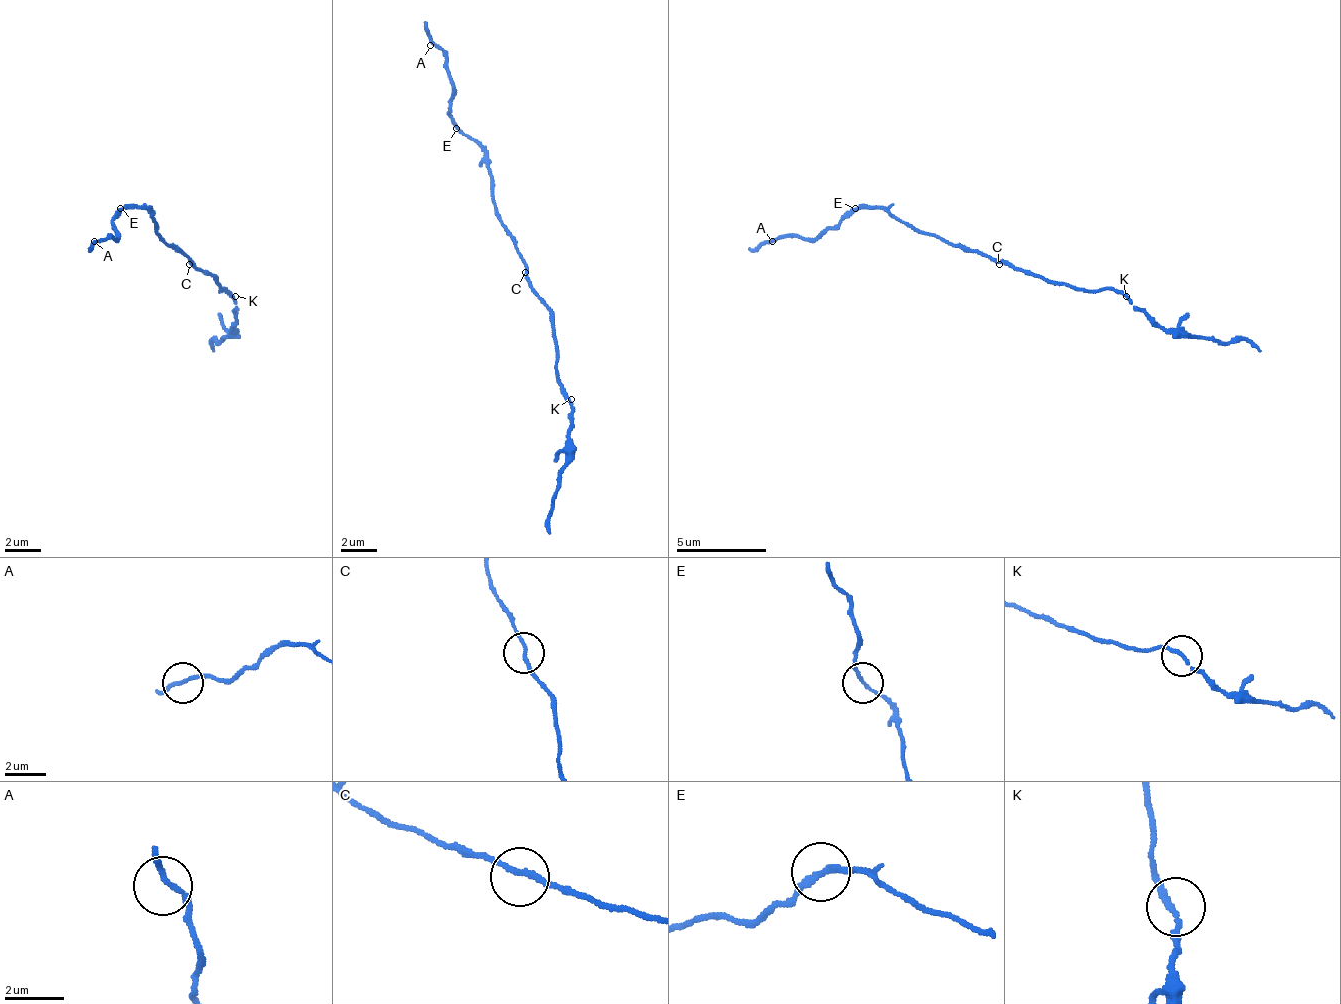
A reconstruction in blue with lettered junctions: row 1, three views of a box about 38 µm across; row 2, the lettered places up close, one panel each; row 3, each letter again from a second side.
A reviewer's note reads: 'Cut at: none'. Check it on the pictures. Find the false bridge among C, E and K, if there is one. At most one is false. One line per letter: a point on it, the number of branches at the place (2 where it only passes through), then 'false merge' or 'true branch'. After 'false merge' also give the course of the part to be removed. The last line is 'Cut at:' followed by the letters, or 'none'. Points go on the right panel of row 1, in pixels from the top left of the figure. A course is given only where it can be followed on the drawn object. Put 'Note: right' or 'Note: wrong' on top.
Note: wrong
C: place (999, 264); branches 2; true branch
E: place (855, 208); branches 2; false merge; course (854, 210), (813, 237), (781, 237), (750, 250)
K: place (1126, 296); branches 2; true branch
Cut at: E

